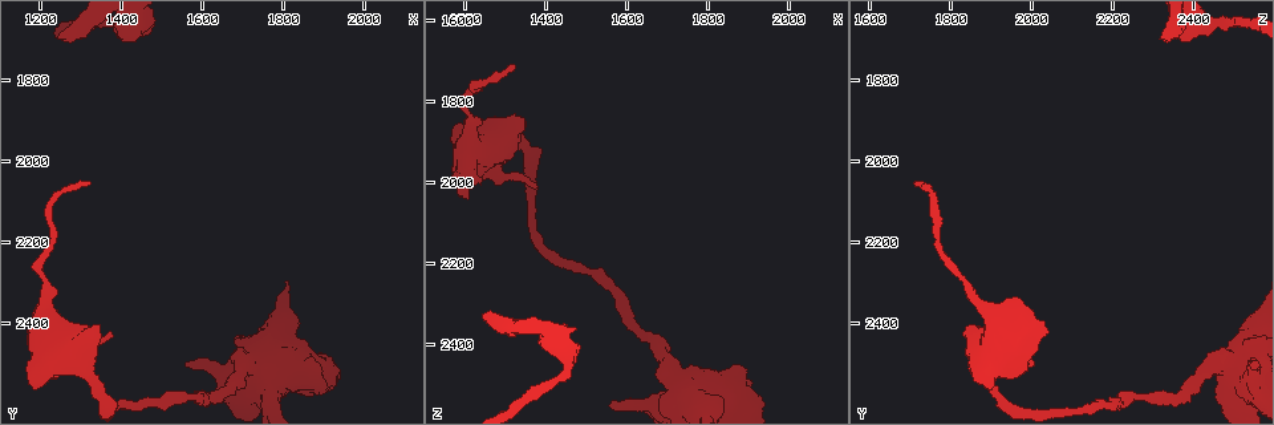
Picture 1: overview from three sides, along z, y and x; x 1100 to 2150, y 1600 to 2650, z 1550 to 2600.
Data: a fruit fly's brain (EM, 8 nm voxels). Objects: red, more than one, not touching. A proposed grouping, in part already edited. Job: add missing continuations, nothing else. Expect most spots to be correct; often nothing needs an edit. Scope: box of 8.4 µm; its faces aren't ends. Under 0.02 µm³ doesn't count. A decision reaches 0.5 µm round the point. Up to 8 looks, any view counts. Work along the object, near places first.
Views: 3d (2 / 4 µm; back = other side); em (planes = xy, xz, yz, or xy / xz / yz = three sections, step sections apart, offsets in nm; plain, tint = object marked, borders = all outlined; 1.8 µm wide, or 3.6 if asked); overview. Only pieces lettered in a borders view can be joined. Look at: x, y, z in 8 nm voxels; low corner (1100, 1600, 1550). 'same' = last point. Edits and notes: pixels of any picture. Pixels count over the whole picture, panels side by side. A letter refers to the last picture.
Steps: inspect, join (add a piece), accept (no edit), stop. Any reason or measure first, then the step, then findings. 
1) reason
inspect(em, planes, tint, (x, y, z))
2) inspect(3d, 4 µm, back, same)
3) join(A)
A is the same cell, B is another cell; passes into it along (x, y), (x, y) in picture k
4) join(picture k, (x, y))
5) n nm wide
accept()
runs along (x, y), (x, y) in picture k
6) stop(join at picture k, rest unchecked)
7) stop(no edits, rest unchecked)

long arm stops here
inspect(em, planes, borders, (1330, 2060, 1710))

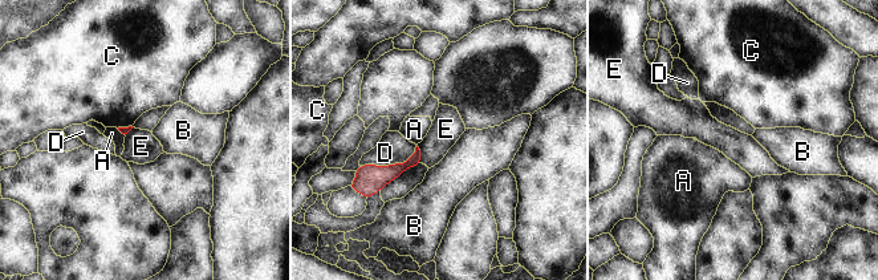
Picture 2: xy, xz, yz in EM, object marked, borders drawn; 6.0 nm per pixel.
accept()
A, B, C, D and E are other cells; border along (417, 145), (421, 153), (421, 162) in picture 2; no lettered piece goes on from it

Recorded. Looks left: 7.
free end
inspect(em, xz, step 8, borders, (1185, 2565, 1895))

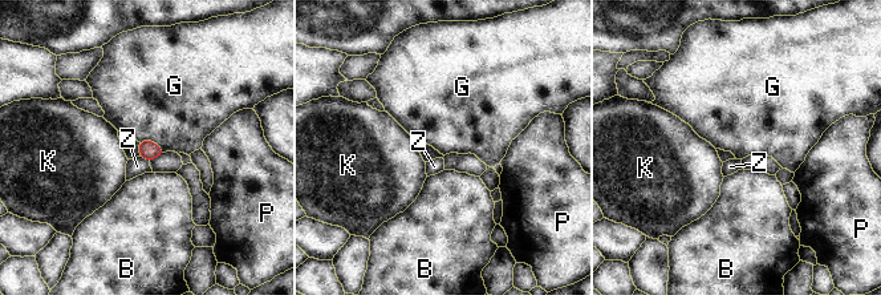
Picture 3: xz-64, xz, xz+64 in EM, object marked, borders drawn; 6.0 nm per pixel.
inspect(em, planes, borders, same)

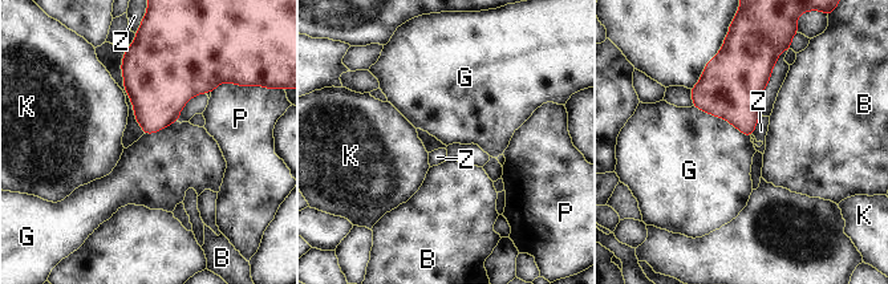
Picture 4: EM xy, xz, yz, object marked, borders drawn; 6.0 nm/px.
accept()
B, G, K, P and Z are other cells; border along (693, 105), (725, 118), (750, 137) in picture 4; no lettered piece goes on from it

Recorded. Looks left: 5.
an open end
inspect(em, planes, borders, (1245, 1700, 2335))

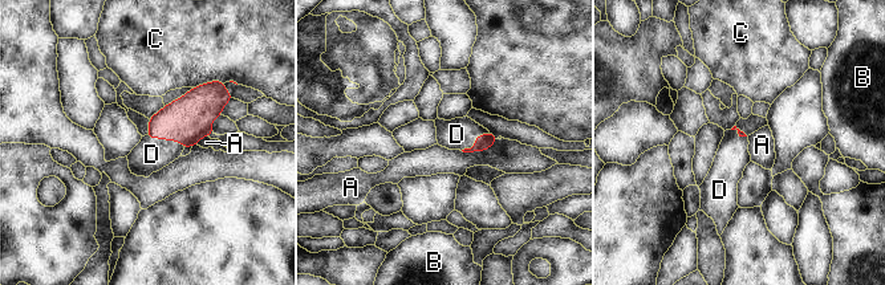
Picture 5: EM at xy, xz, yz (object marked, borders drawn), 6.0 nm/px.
join(D)
D is the same cell, A, B and C are other cells; passes into it along (187, 119), (165, 138), (151, 154) in picture 5; the cell continues

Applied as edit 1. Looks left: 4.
redraw
inspect(overview)

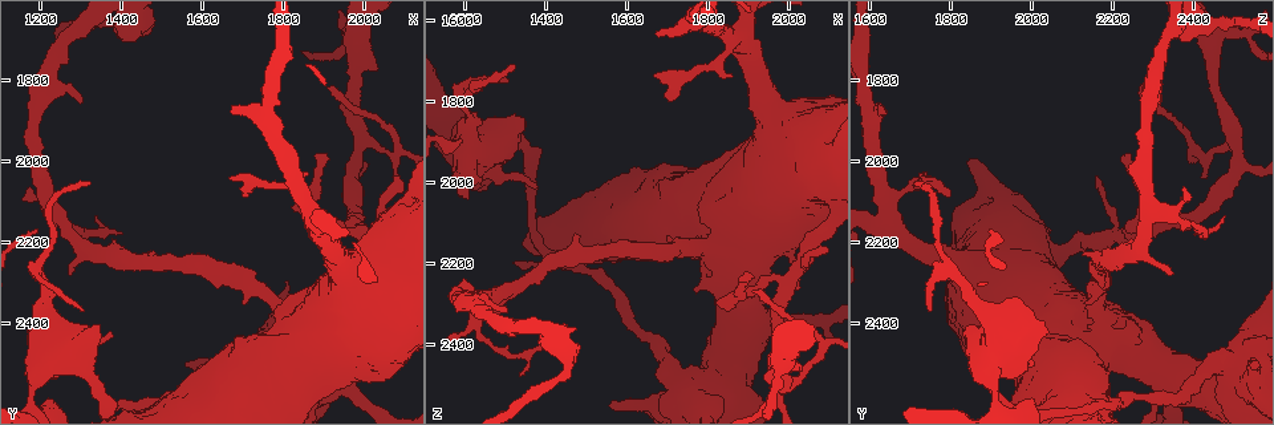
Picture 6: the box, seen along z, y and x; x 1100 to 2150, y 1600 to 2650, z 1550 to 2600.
an open end
inspect(3d, 4 µm, (1345, 2130, 2475))

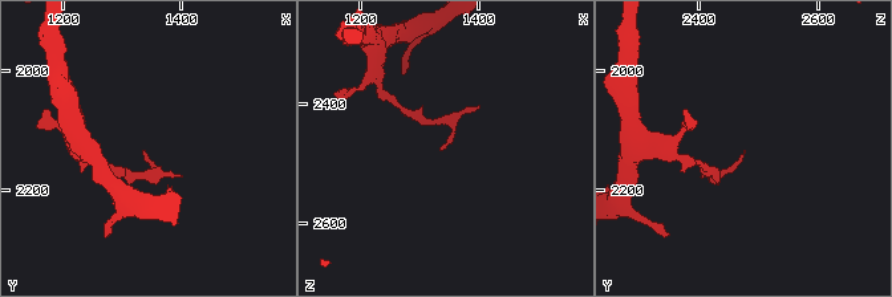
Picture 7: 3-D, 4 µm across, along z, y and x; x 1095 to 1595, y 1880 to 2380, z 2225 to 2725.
shape alone is not enough
inspect(em, 3.6 µm, yz, step 16, borders, (1335, 2130, 2475))

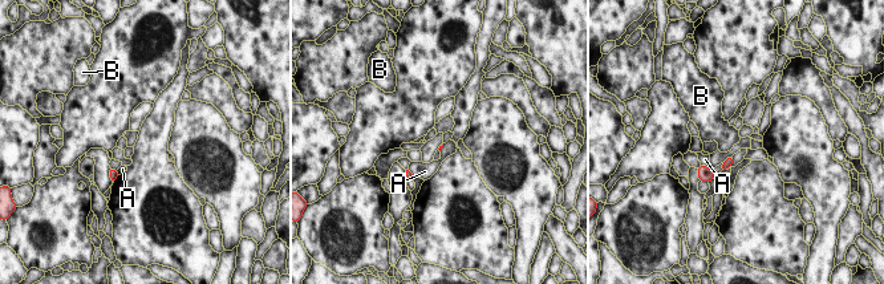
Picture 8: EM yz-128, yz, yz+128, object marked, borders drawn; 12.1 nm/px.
A touches over 140 nm
accept()
A and B are other cells; none of them fits

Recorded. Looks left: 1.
stop(join at picture 5, rest unchecked)

